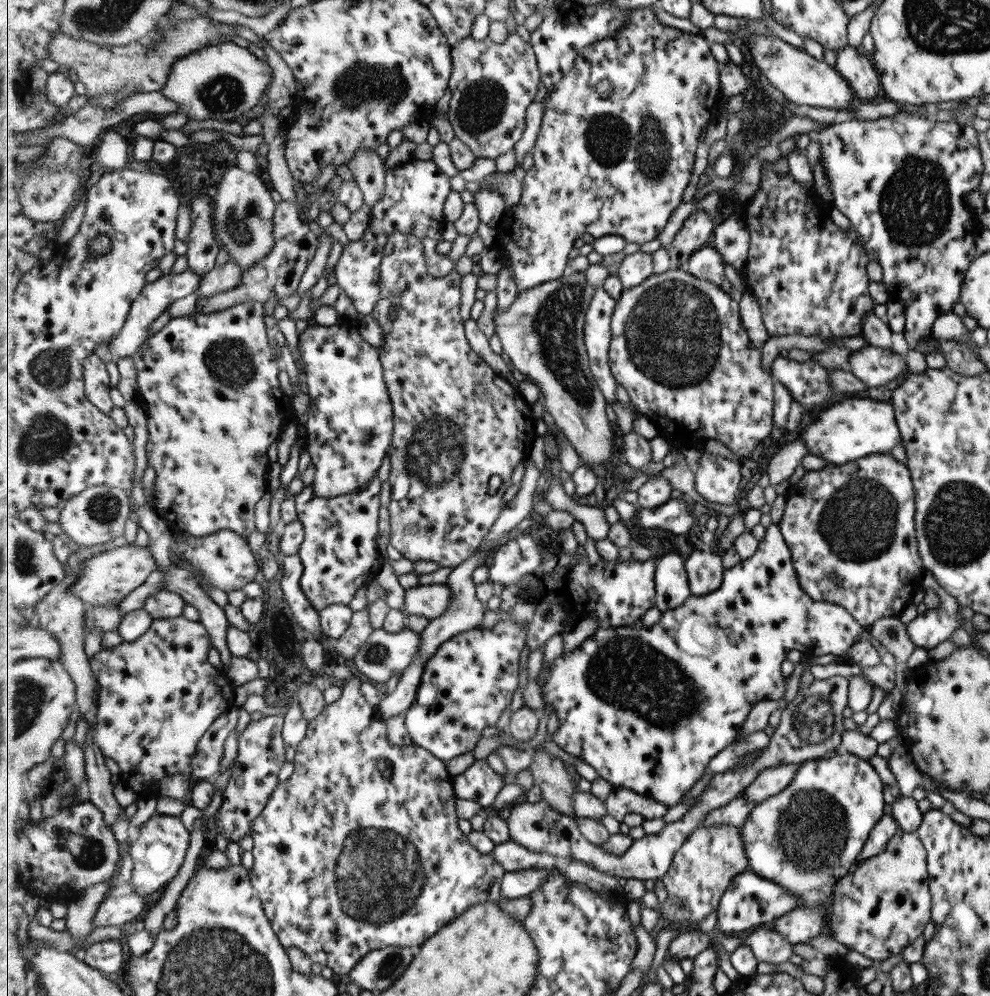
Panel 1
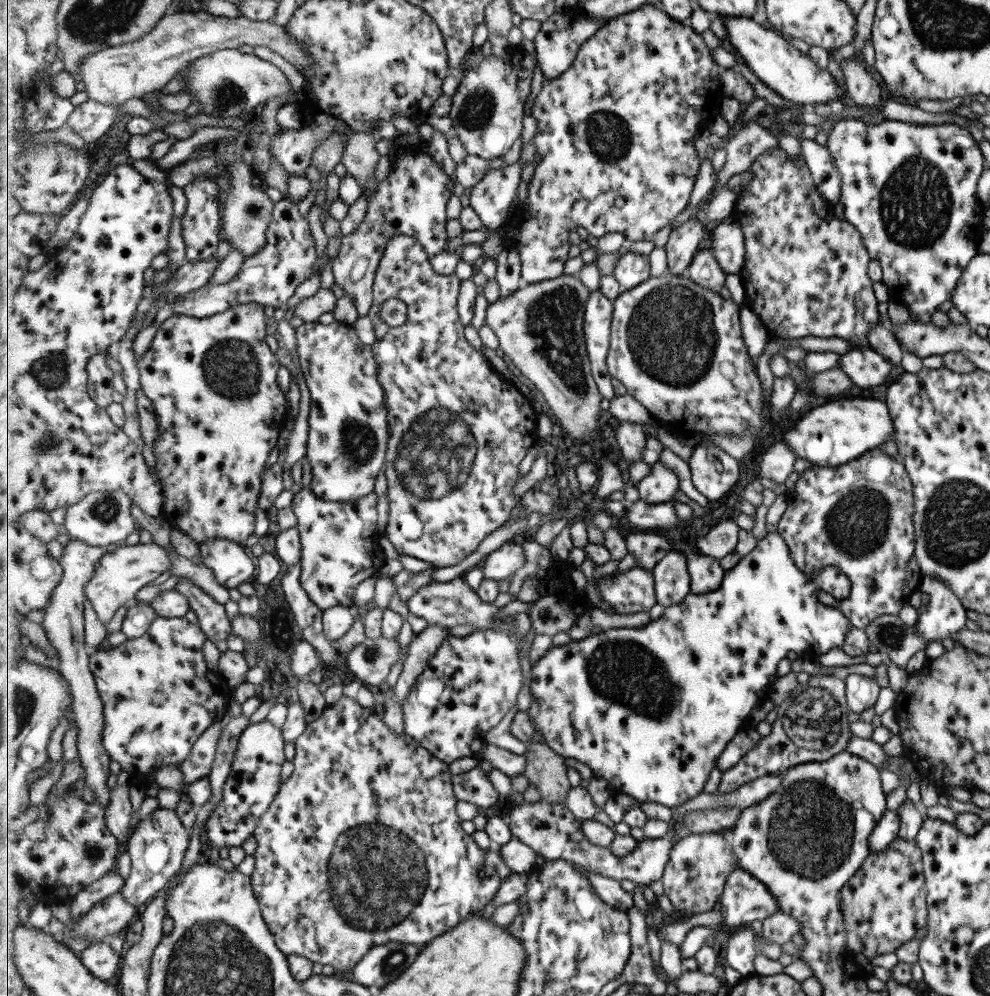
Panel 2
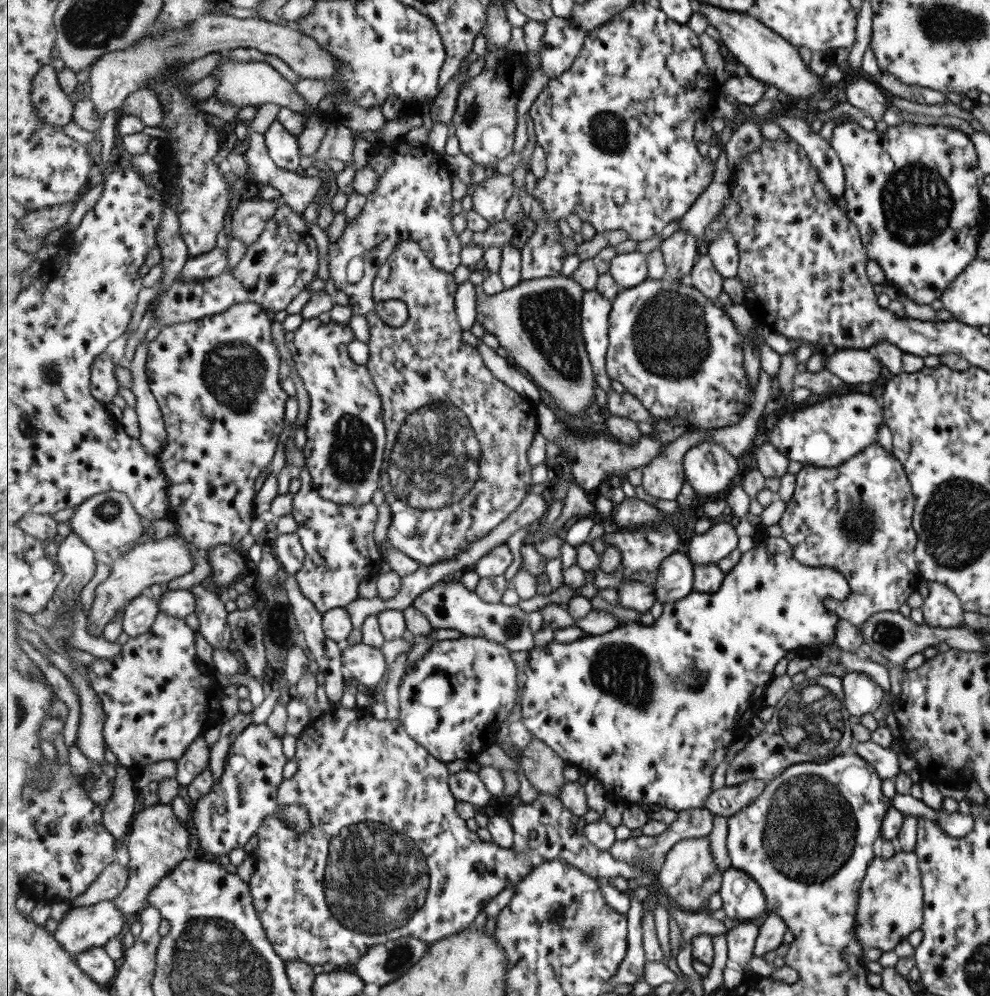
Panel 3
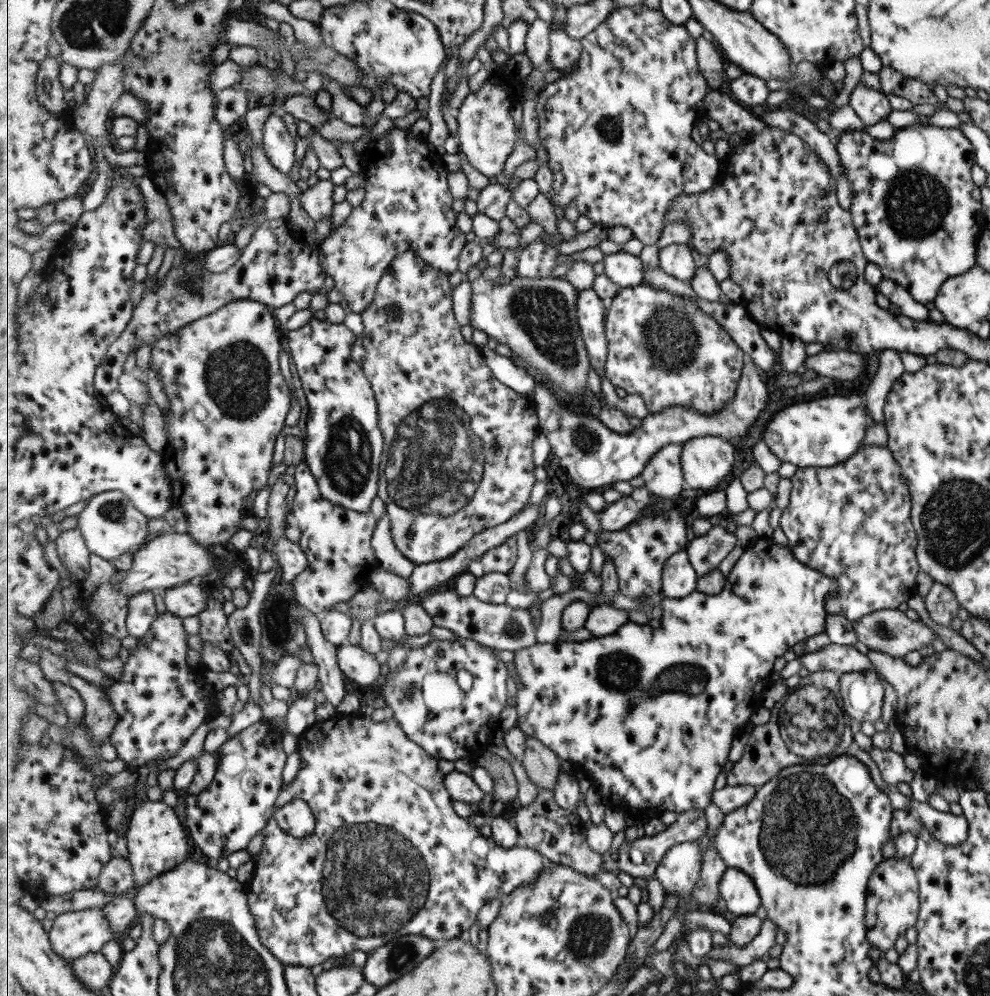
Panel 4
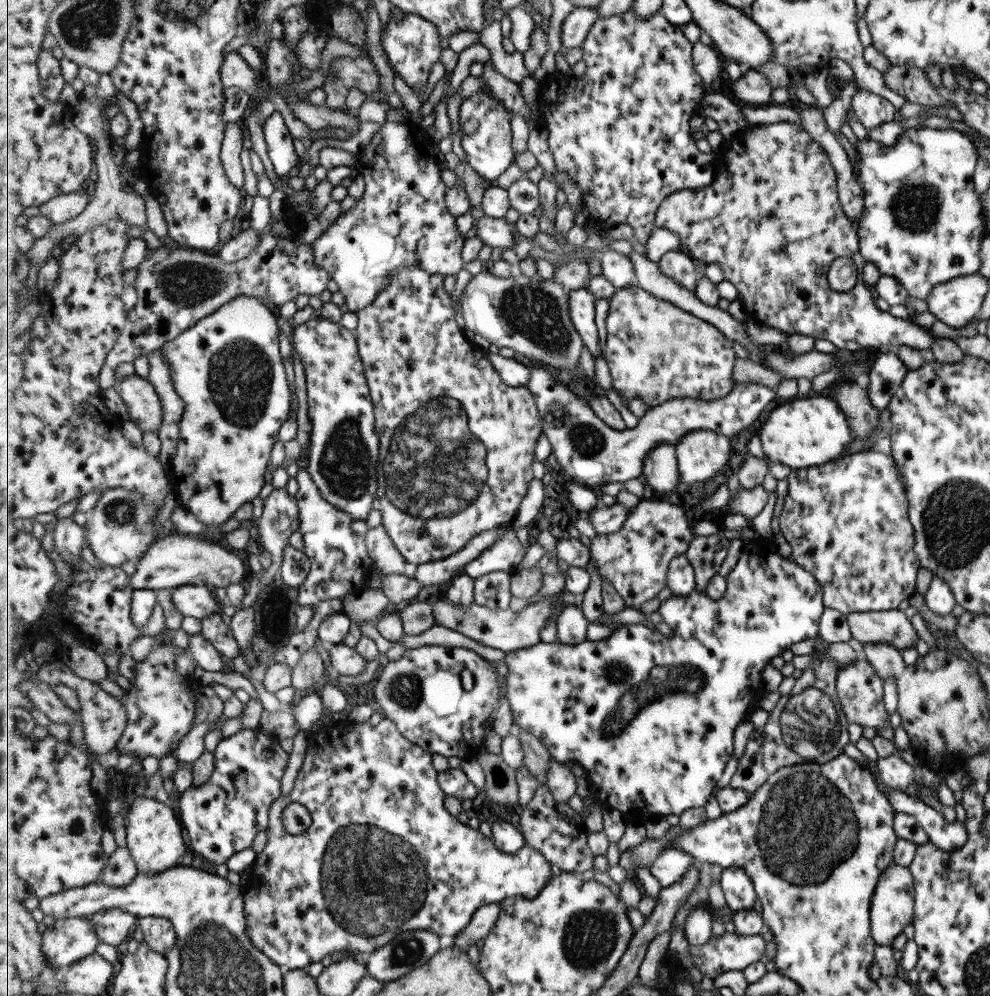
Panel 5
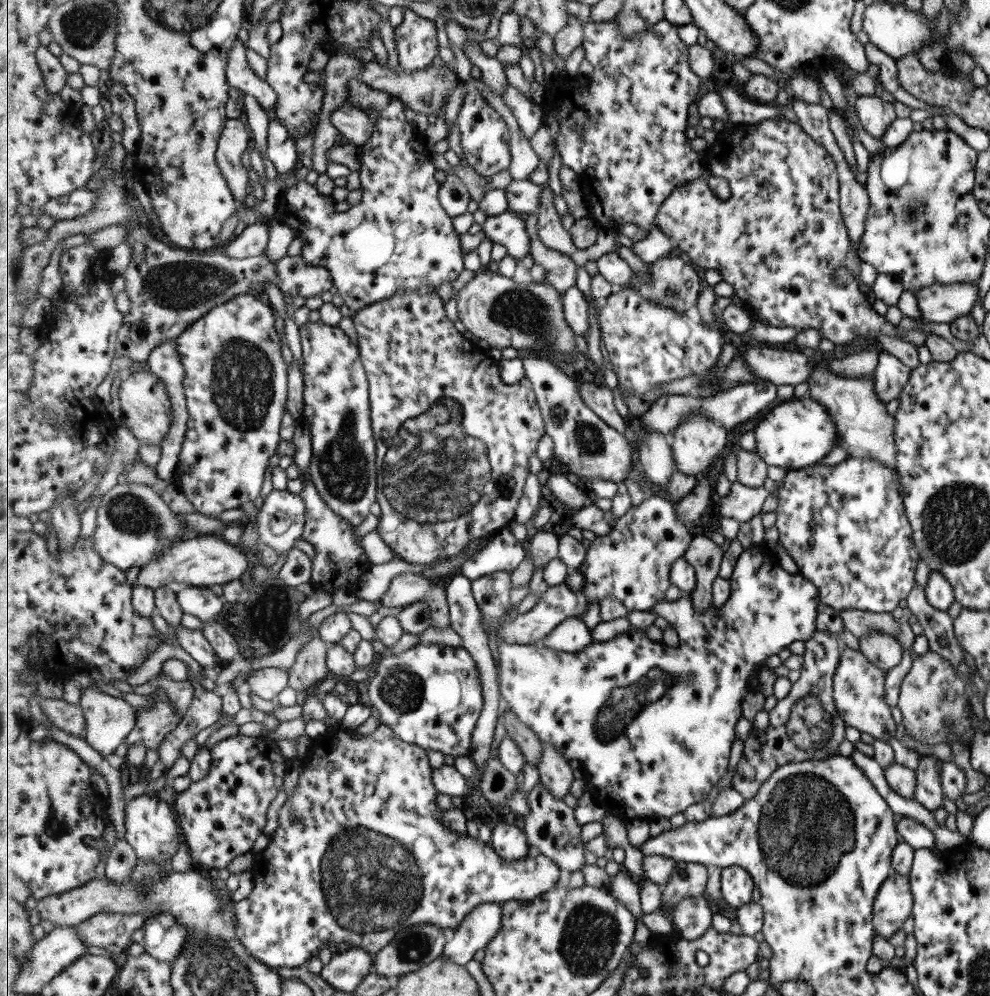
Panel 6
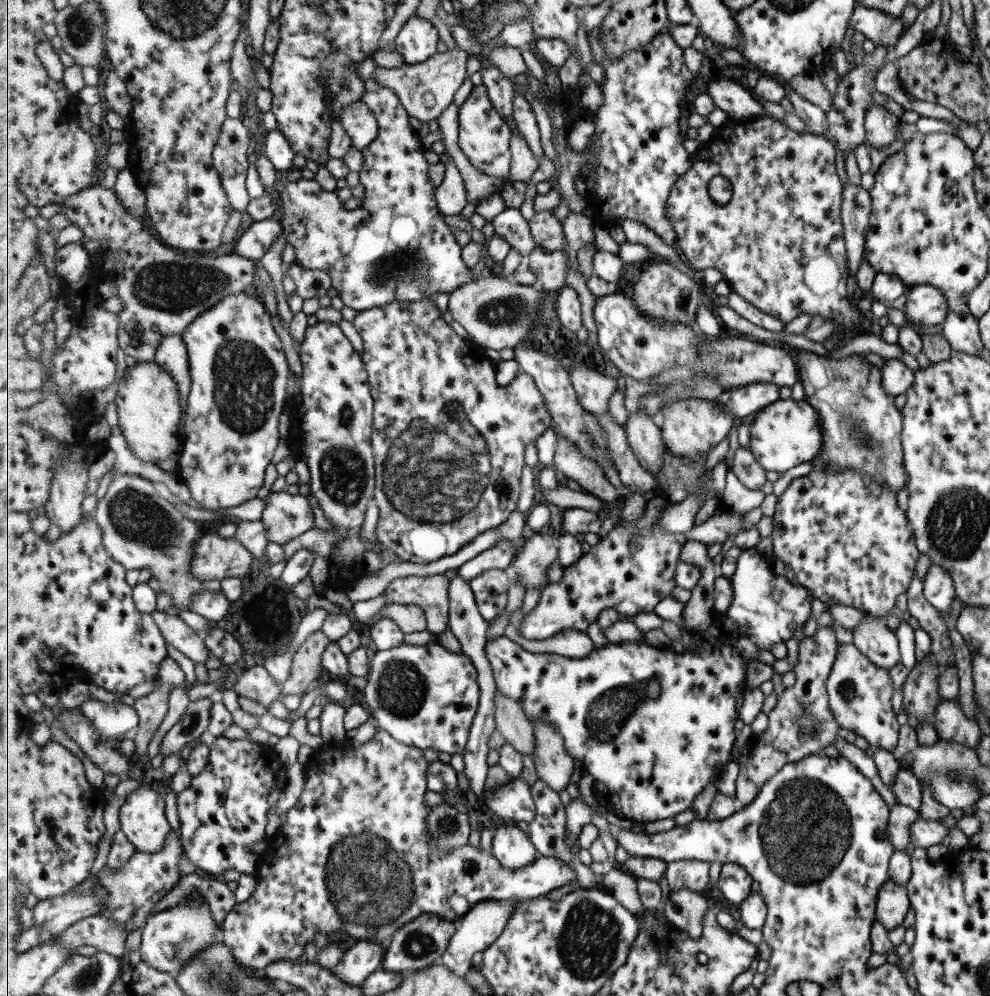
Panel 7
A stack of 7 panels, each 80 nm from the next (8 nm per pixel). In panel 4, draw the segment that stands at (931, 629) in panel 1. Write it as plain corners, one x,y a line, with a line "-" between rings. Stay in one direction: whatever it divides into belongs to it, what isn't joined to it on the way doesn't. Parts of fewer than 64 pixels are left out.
933,582
922,600
930,620
943,626
948,626
960,607
949,587
938,582

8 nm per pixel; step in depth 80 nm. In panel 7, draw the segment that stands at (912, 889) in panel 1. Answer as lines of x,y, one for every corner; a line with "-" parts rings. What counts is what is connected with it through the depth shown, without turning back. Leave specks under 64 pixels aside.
888,879
880,886
876,894
874,918
889,931
901,925
908,906
910,906
909,894
904,885
895,884

